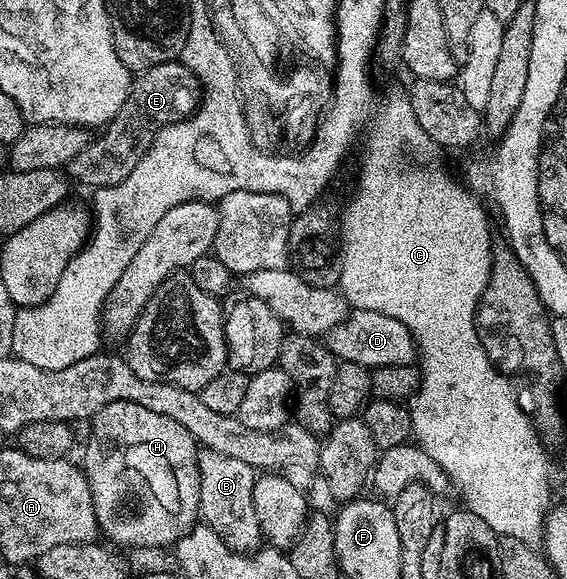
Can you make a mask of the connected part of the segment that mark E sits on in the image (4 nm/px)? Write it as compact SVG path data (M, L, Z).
M181 61L156 64L156 68L135 73L120 112L116 112L114 119L106 123L99 138L97 135L88 144L88 148L80 152L80 156L74 157L66 165L65 173L77 185L79 182L94 190L109 188L120 184L120 180L128 180L128 172L140 164L144 152L148 152L154 143L154 137L165 126L183 122L190 117L197 110L201 97L202 87L198 85L196 76Z

